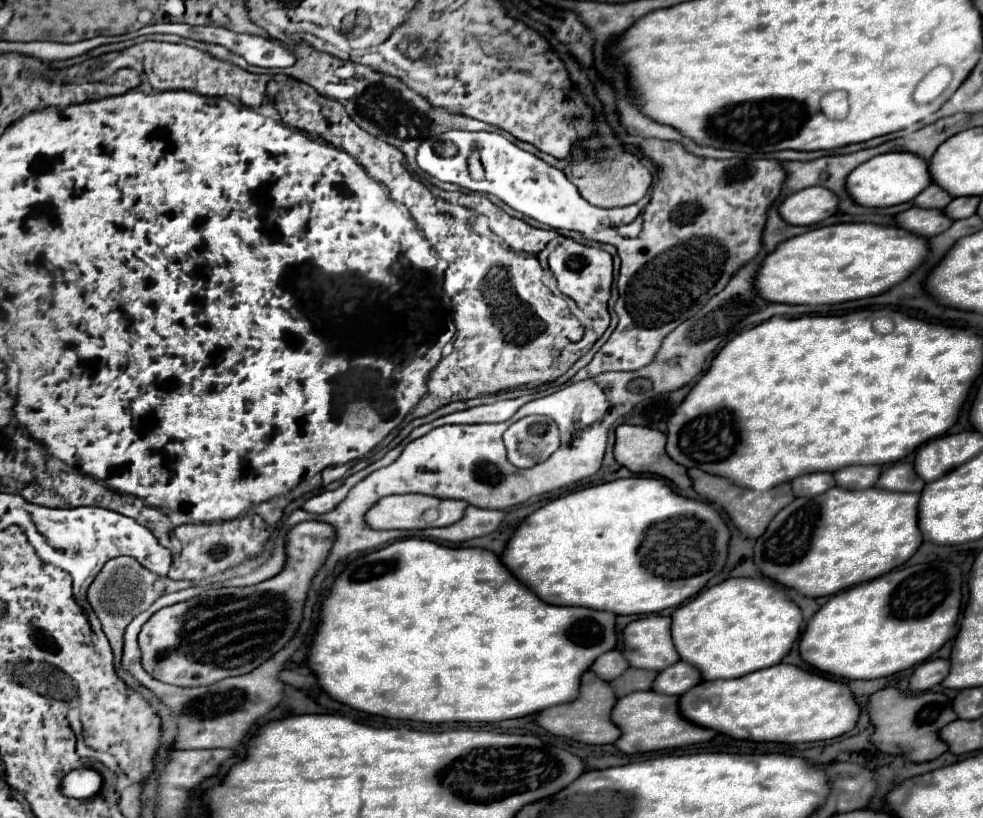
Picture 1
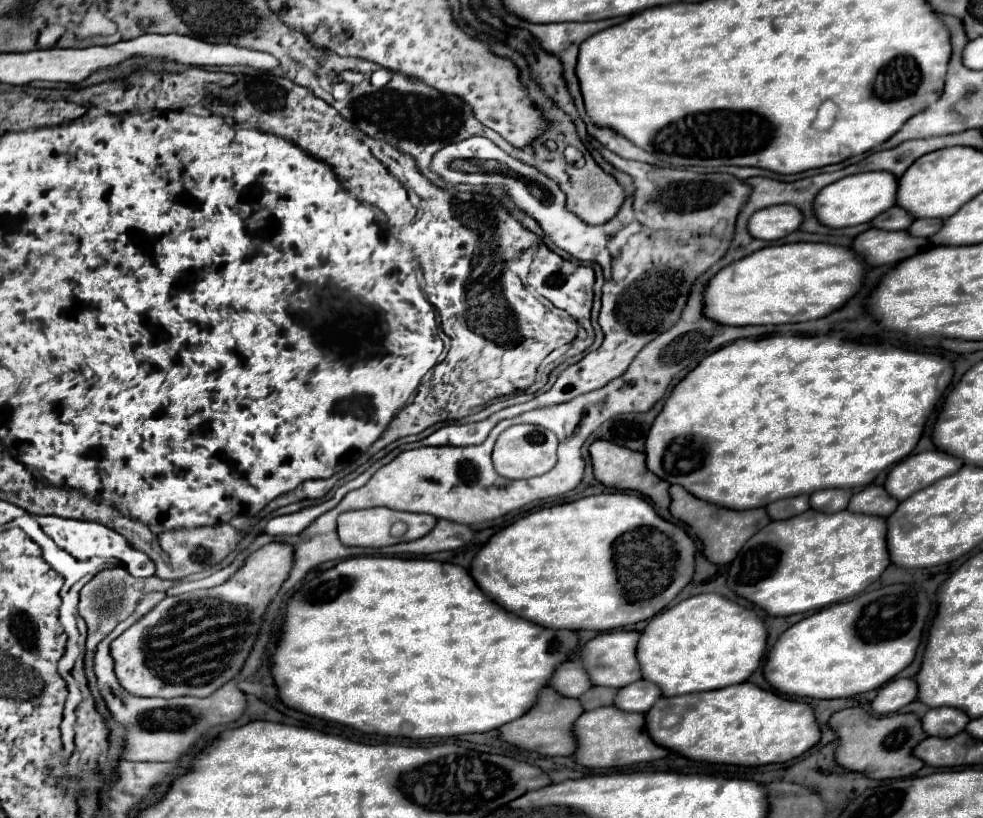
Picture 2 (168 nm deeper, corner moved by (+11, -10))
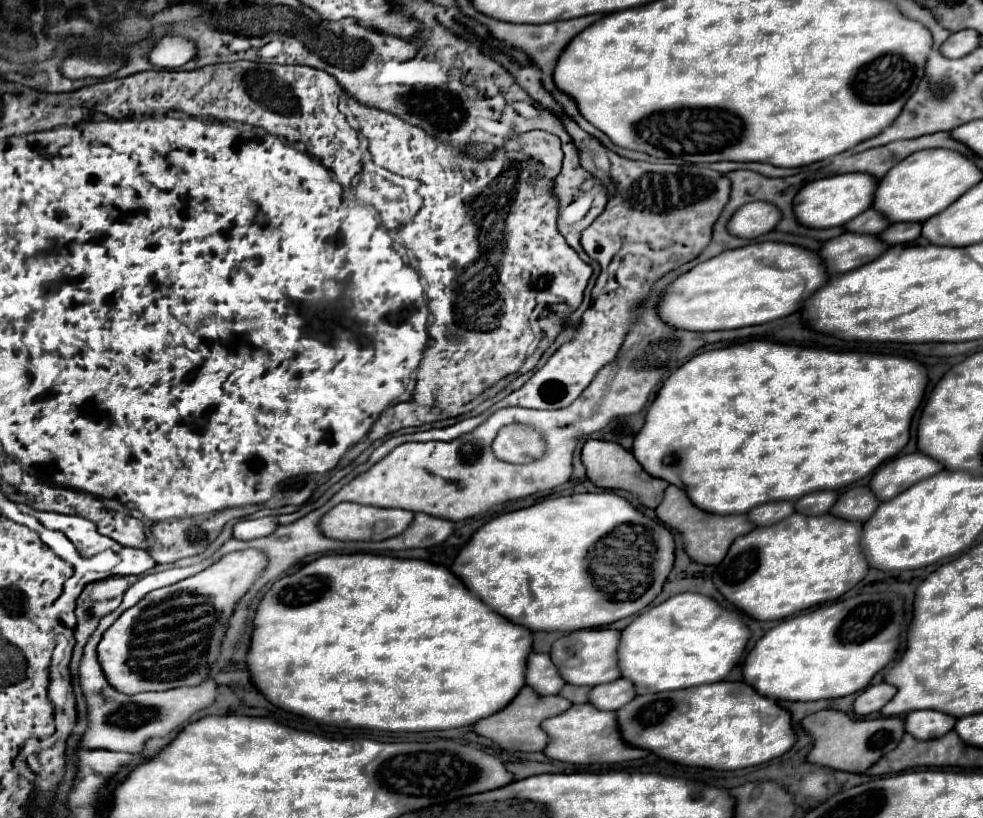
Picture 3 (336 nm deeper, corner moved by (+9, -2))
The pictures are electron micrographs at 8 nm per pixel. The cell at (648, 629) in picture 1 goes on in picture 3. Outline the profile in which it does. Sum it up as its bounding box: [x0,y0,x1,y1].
[552,629,620,685]

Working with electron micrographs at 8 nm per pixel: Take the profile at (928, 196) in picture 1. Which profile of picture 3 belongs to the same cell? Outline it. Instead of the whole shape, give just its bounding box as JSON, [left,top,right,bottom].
[846,207,890,233]

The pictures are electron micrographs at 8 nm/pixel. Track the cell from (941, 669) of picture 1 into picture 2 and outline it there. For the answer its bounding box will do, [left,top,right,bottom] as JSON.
[872,679,918,715]

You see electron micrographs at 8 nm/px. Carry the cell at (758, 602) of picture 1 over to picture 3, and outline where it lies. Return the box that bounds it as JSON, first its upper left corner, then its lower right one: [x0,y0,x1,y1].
[618,593,750,695]

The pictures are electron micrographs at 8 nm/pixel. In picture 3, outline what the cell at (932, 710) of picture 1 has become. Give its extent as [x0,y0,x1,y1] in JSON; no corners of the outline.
[802,711,906,773]

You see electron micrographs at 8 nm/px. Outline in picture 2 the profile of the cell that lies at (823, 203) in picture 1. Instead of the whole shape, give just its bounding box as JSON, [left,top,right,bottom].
[748,205,802,241]

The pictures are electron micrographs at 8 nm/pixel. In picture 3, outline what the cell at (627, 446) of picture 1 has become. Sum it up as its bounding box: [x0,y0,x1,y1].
[582,439,668,509]

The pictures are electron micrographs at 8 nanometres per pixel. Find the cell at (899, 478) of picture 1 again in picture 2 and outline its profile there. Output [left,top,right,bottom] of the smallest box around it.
[848,485,898,517]

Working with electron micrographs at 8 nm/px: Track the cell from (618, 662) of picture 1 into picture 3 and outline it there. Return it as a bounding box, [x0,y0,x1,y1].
[526,653,566,695]

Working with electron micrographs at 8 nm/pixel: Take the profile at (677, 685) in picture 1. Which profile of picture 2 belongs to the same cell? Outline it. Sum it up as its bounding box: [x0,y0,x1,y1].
[614,681,660,713]

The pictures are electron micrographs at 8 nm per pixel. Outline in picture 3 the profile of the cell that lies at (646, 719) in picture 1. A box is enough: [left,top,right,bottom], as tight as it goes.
[542,703,650,765]

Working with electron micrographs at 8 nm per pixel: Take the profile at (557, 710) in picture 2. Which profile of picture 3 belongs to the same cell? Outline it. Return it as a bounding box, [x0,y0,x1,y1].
[474,685,572,751]

